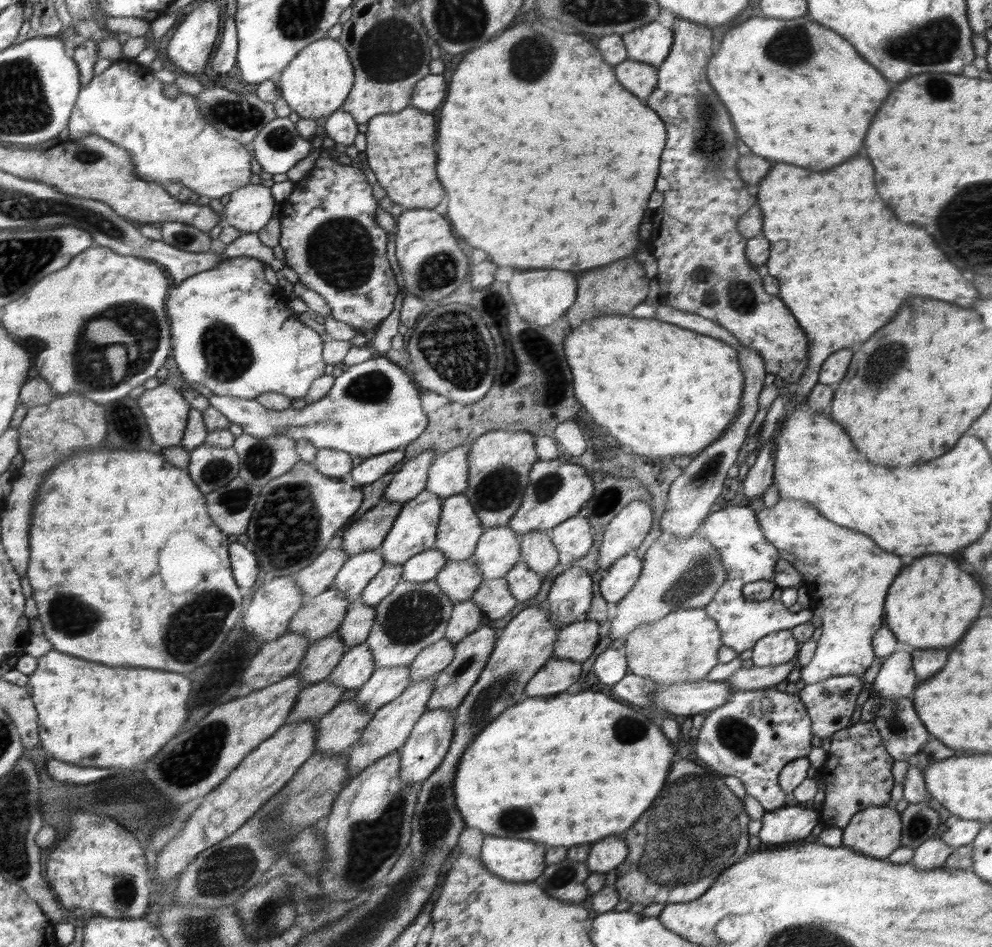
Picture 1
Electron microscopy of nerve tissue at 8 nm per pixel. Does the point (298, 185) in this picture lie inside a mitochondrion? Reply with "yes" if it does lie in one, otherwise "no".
no

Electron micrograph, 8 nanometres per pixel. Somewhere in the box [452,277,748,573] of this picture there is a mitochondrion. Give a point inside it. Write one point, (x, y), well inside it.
(497, 490)

